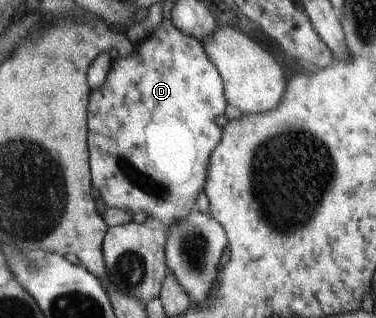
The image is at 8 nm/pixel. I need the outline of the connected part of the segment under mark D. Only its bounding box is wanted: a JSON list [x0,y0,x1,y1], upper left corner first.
[88,20,228,227]

